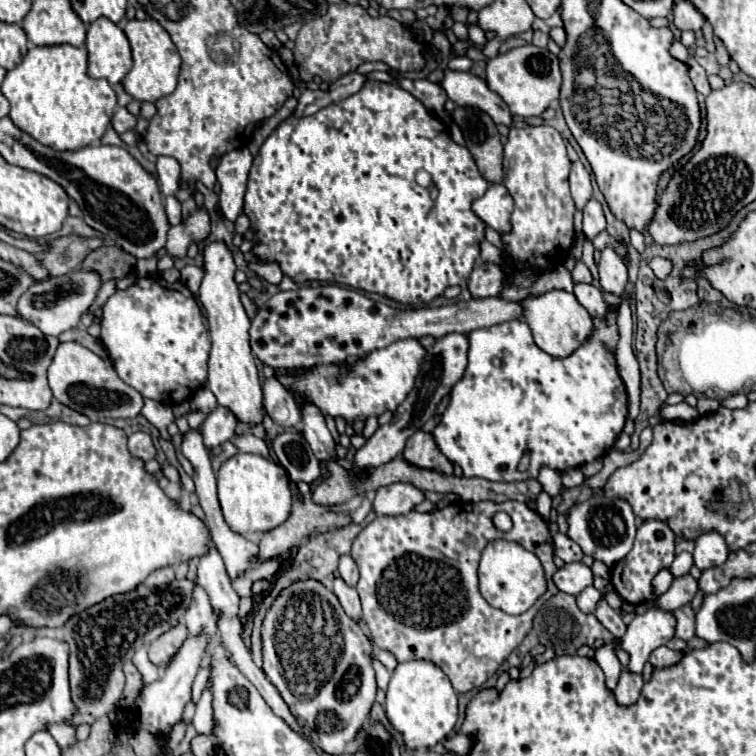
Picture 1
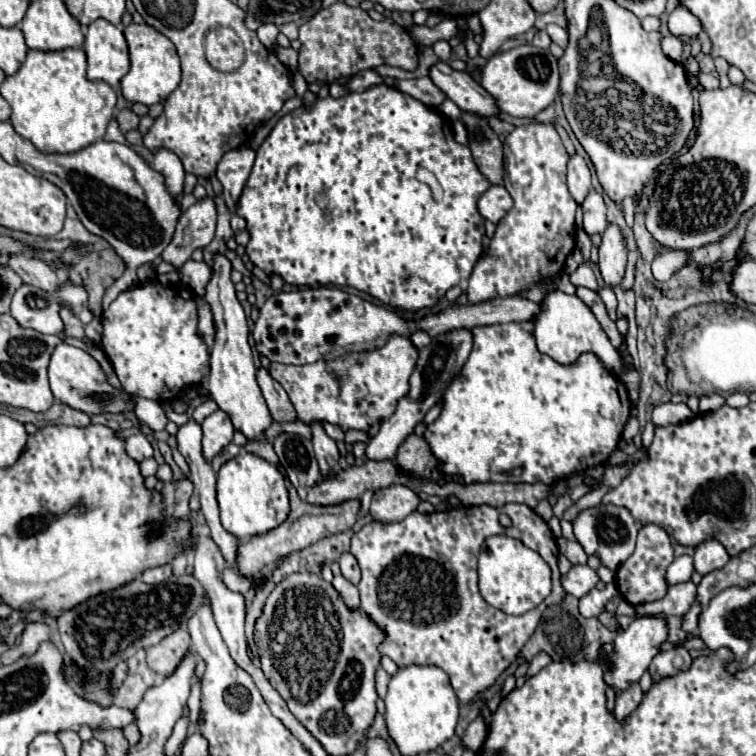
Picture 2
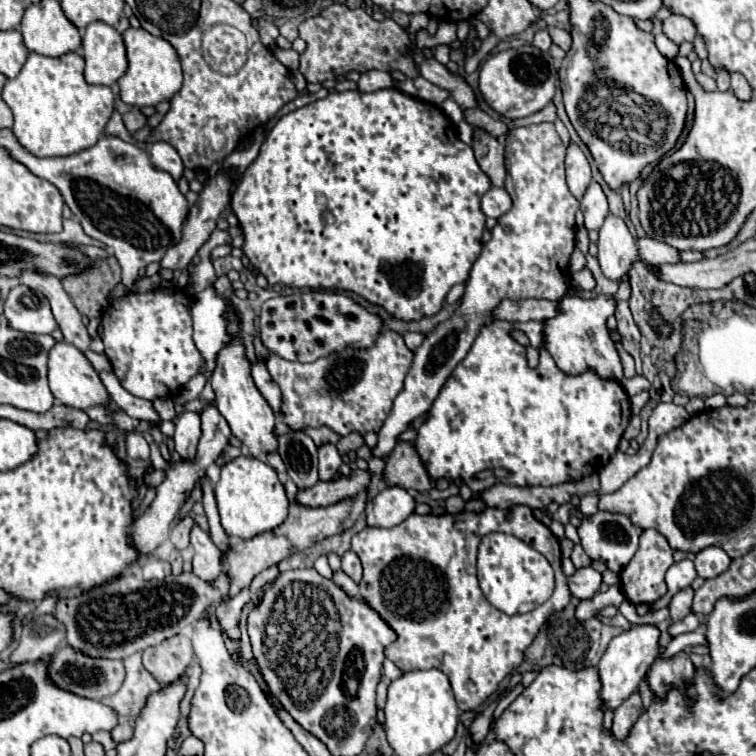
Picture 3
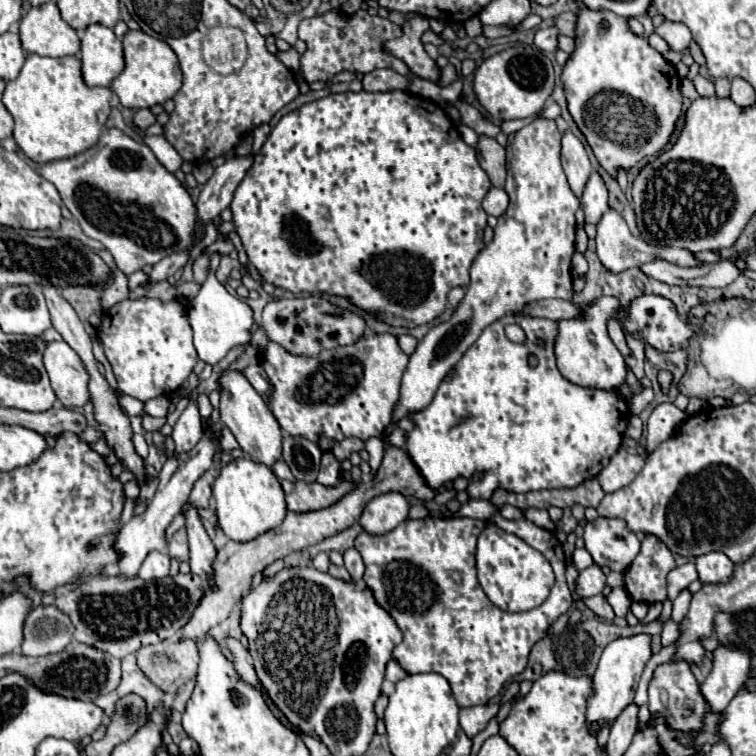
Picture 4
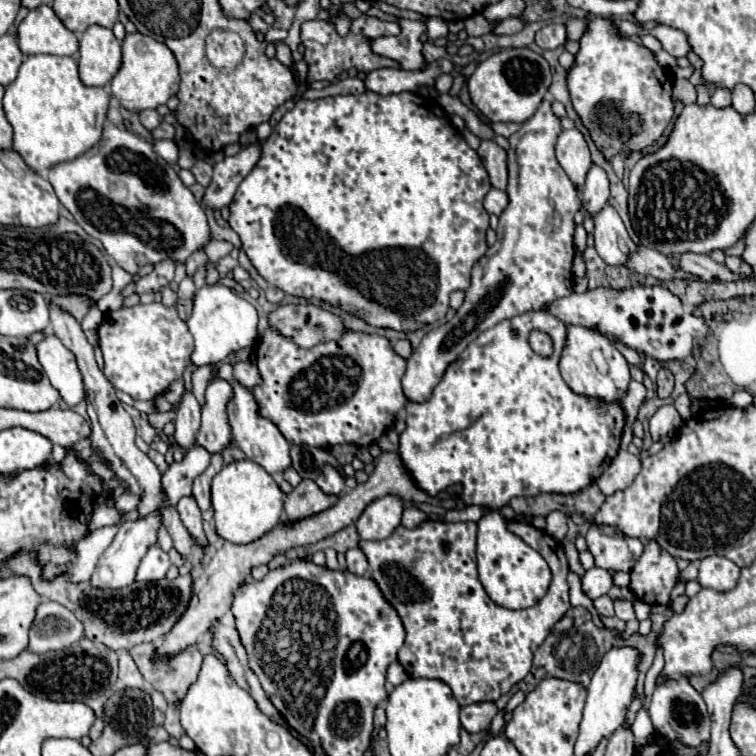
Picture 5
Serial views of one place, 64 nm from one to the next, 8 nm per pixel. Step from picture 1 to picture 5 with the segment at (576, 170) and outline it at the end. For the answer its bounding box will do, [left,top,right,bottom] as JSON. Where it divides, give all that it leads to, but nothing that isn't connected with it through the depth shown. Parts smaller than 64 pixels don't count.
[556,128,592,190]

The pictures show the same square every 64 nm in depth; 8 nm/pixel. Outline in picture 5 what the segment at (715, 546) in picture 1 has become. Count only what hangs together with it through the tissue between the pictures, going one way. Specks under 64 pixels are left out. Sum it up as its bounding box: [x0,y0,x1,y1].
[698,556,740,592]

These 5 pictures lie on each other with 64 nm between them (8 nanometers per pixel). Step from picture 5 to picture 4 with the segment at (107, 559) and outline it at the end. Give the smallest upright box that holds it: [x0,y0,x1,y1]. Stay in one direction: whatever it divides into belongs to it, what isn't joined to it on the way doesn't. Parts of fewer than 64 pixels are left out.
[116,396,220,576]

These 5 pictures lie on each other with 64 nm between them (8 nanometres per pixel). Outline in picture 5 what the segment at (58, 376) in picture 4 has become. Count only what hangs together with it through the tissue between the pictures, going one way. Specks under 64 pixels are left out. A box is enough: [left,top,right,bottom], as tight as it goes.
[38,334,84,406]

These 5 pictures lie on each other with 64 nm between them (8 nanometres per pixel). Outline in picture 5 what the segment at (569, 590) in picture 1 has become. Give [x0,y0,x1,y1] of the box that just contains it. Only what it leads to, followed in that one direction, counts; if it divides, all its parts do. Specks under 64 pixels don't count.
[582,568,612,598]

